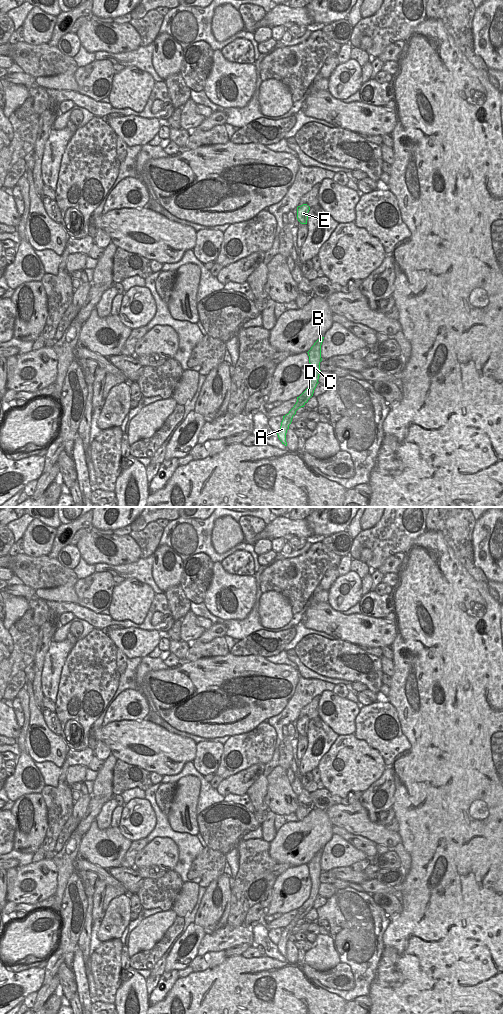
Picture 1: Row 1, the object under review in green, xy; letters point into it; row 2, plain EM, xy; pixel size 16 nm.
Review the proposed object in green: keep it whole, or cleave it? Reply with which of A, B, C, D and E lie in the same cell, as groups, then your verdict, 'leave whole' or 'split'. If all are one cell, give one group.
A B C D E | leave whole

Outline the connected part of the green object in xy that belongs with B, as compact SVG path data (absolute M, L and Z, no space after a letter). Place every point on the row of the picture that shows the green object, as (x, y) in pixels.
M324 337L319 338L311 349L307 352L309 356L309 363L311 367L311 380L308 388L299 396L297 397L297 402L294 407L289 411L288 414L283 416L283 420L281 422L280 429L277 432L279 440L287 446L286 442L286 433L289 429L289 425L292 422L293 416L296 414L296 411L304 407L304 405L308 402L308 400L313 396L314 390L317 386L319 375L320 375L320 362L322 361L321 358L321 345L323 342Z

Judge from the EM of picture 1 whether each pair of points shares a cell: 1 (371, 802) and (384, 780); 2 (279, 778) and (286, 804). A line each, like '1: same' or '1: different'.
1: same
2: same

